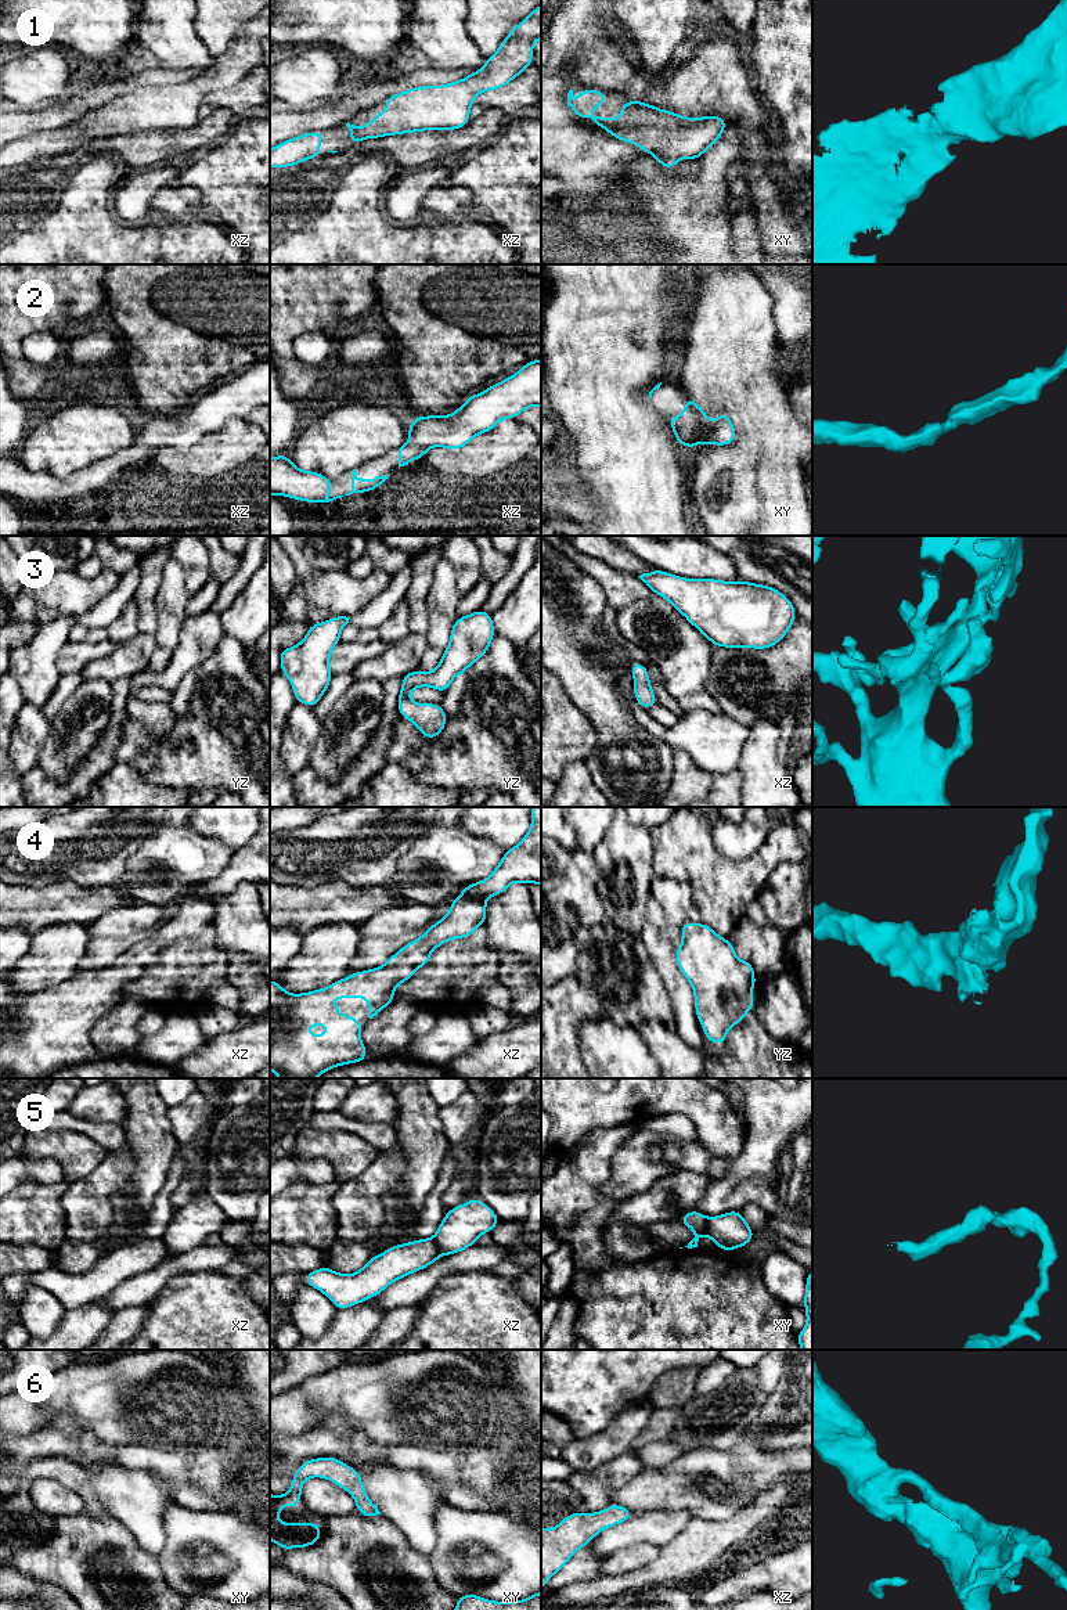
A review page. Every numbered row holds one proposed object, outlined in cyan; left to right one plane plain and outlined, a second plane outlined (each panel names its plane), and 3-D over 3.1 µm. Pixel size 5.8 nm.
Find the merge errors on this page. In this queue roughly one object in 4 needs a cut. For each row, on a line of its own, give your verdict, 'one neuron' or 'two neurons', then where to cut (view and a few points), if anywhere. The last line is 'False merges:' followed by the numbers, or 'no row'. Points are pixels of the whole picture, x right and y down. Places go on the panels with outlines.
1: one neuron; cut none
2: one neuron; cut none
3: one neuron; cut none
4: one neuron; cut none
5: two neurons; cut xy (707, 1217), (706, 1234)
6: one neuron; cut none
False merges: 5

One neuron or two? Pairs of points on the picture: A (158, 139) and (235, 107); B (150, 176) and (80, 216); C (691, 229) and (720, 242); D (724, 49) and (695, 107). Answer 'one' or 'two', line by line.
A: two
B: two
C: one
D: one

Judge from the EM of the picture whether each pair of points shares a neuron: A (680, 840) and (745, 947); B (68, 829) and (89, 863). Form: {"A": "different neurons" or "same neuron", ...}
{"A": "different neurons", "B": "same neuron"}

